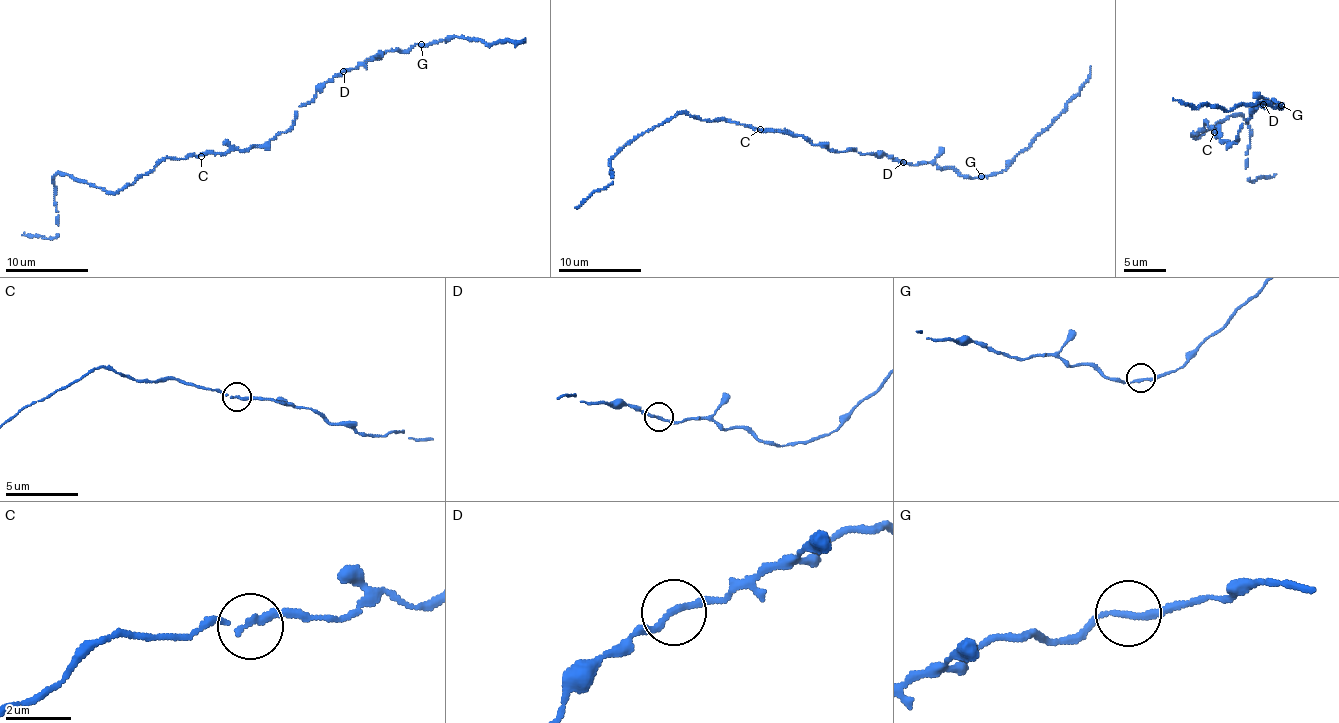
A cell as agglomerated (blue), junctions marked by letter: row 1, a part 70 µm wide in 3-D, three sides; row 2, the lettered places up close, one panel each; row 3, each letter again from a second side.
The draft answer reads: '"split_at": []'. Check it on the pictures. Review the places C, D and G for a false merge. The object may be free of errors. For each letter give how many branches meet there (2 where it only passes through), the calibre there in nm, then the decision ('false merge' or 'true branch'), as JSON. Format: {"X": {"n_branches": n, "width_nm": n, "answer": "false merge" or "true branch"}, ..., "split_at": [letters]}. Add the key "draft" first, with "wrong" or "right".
{"draft": "right", "C": {"n_branches": 2, "width_nm": 180, "answer": "true branch"}, "D": {"n_branches": 2, "width_nm": 180, "answer": "true branch"}, "G": {"n_branches": 2, "width_nm": 180, "answer": "true branch"}, "split_at": []}

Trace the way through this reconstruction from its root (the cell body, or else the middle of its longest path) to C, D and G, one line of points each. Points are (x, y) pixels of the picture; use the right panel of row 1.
C: (1231, 145), (1229, 141), (1219, 139), (1215, 131)
D: (1231, 145), (1239, 141), (1240, 125), (1248, 121), (1251, 110), (1263, 104)
G: (1231, 145), (1239, 141), (1240, 125), (1248, 121), (1251, 110), (1274, 99), (1281, 105)

